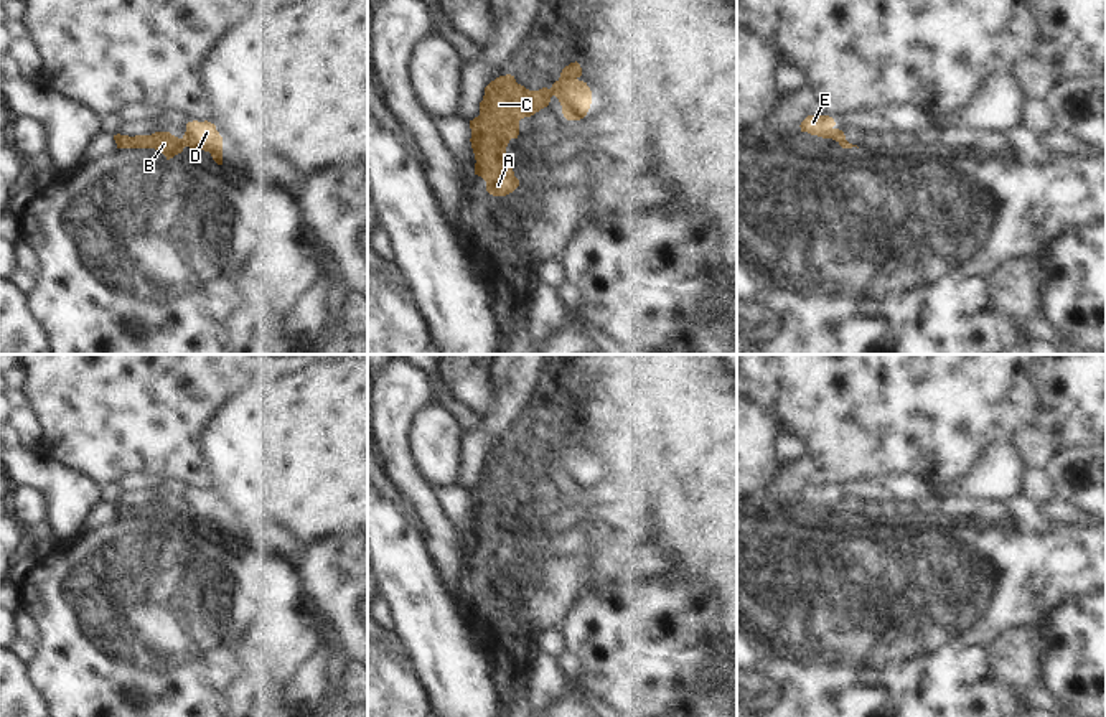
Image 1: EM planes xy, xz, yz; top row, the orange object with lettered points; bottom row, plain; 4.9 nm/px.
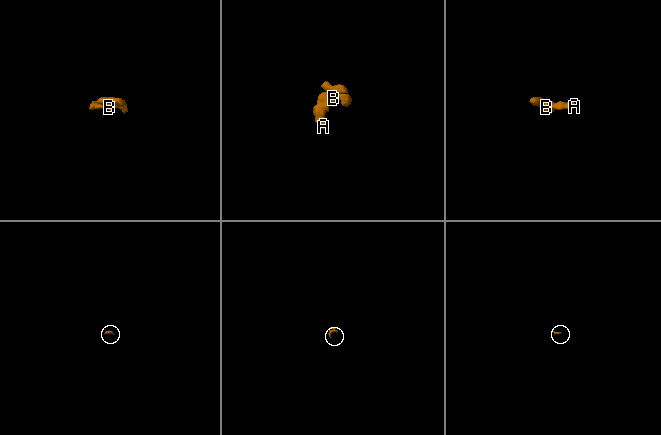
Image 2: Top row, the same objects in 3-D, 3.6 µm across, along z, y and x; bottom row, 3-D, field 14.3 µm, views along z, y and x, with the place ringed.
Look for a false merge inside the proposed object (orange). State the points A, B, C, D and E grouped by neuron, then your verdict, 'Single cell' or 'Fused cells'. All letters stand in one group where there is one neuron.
Groups: A B C / D E. Fused cells.

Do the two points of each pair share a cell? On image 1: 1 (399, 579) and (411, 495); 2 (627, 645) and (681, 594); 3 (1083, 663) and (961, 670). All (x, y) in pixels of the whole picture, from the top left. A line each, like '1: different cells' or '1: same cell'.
1: different cells
2: same cell
3: different cells

